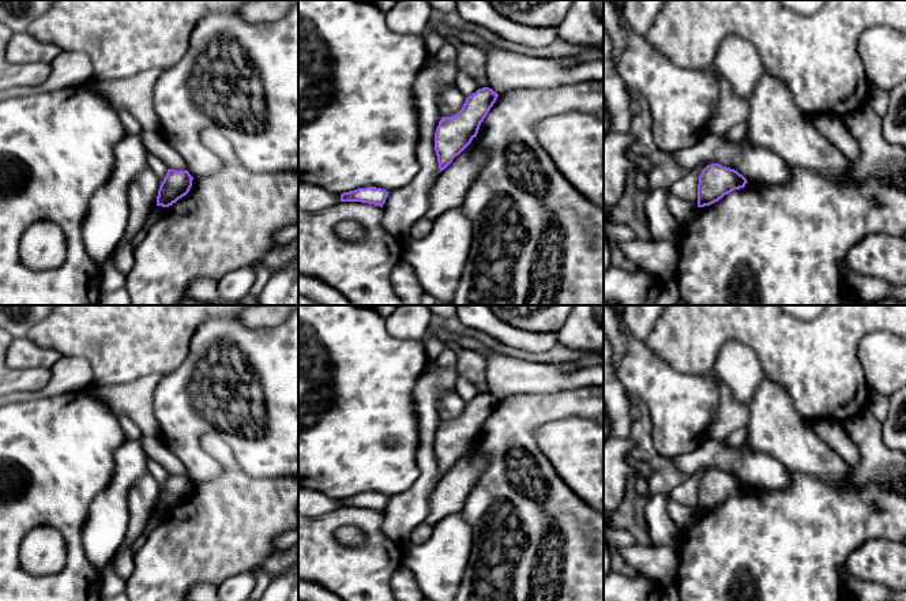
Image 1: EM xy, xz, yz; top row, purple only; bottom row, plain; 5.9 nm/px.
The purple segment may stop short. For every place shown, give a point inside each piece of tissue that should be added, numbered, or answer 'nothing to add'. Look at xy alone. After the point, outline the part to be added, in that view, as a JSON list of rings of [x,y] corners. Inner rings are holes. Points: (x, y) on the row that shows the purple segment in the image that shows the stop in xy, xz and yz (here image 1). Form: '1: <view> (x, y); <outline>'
nothing to add

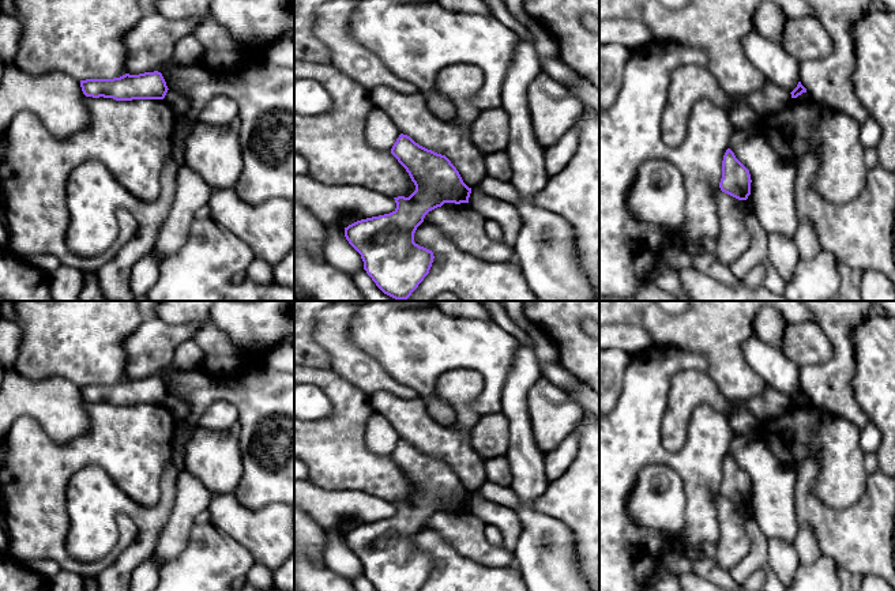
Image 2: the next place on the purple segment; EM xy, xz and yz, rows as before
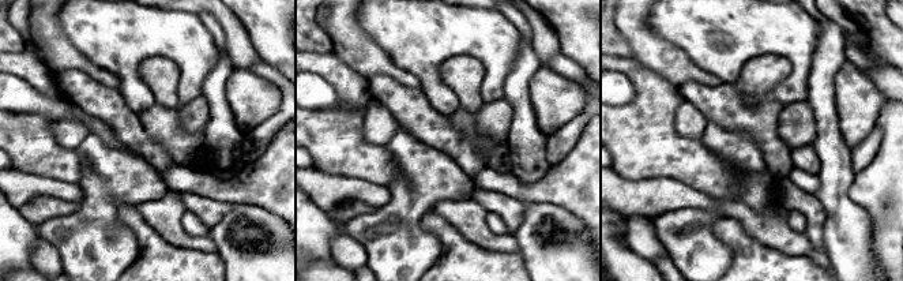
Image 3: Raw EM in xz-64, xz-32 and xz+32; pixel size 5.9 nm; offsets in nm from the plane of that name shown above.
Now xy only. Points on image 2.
1: xy (150, 44); [[[153,10],[144,12],[143,18],[123,37],[125,74],[158,71],[173,60],[174,46],[181,38],[195,35],[196,26],[196,19],[172,20]]]

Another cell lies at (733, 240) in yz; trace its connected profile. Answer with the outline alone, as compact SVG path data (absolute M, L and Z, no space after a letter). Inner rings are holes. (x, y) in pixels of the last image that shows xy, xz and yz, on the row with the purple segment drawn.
M722 191L717 192L719 236L714 240L719 263L729 267L749 246L744 219L751 212L747 200L738 200Z

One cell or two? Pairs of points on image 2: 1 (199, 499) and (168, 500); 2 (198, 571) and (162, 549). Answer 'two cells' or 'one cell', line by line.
1: two cells
2: two cells

